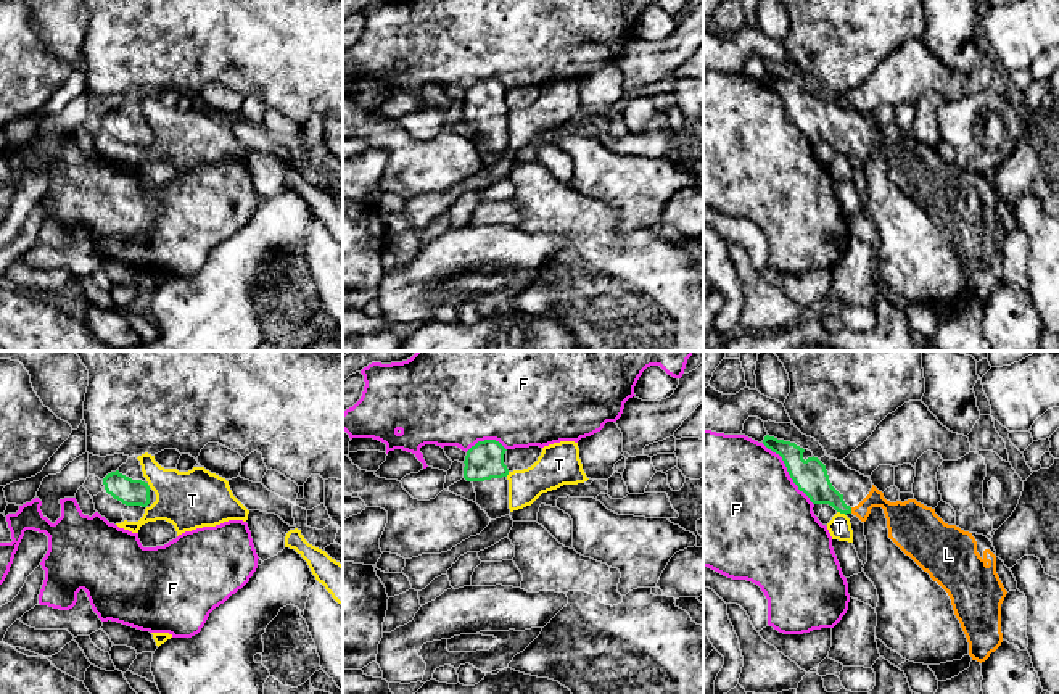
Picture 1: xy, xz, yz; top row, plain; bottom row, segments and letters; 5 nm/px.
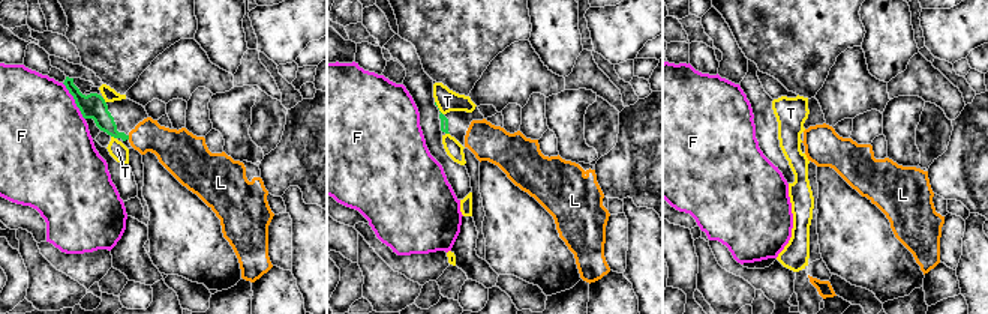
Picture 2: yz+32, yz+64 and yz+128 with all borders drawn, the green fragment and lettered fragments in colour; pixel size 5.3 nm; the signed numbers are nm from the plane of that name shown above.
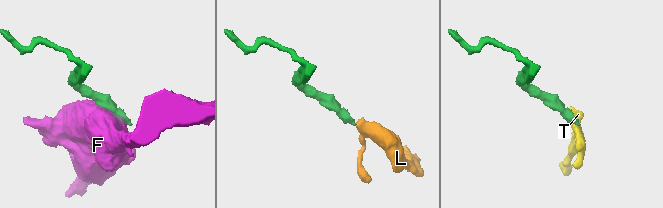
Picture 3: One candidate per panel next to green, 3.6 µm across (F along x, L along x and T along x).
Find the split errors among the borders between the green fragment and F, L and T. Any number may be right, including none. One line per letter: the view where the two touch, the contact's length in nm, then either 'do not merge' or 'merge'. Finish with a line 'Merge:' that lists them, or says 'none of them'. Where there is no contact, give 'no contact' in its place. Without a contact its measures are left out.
F: yz | 400 nm | do not merge
L: yz | 30 nm | merge
T: yz | 50 nm | do not merge
Merge: L

